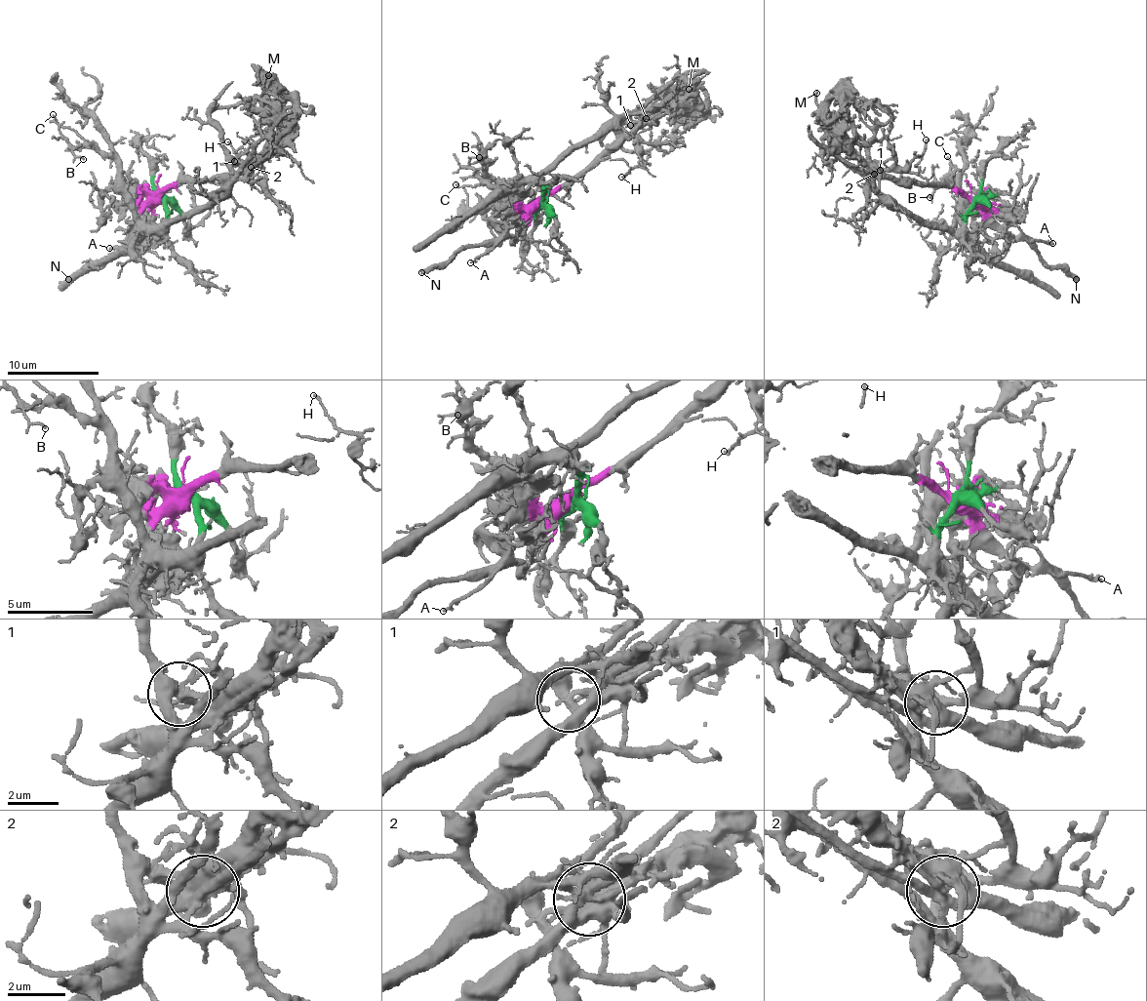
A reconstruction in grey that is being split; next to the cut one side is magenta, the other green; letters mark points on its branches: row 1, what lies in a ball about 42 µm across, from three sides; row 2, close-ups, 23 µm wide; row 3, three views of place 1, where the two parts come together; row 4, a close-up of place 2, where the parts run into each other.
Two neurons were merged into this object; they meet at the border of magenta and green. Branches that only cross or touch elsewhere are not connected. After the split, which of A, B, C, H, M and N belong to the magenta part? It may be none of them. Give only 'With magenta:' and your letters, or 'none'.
With magenta: A, M, N

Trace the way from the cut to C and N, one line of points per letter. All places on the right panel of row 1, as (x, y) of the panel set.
C: (974, 200), (965, 235), (961, 185), (955, 181), (948, 156)
N: (974, 200), (998, 225), (1024, 239), (1049, 266), (1071, 274), (1077, 280)

